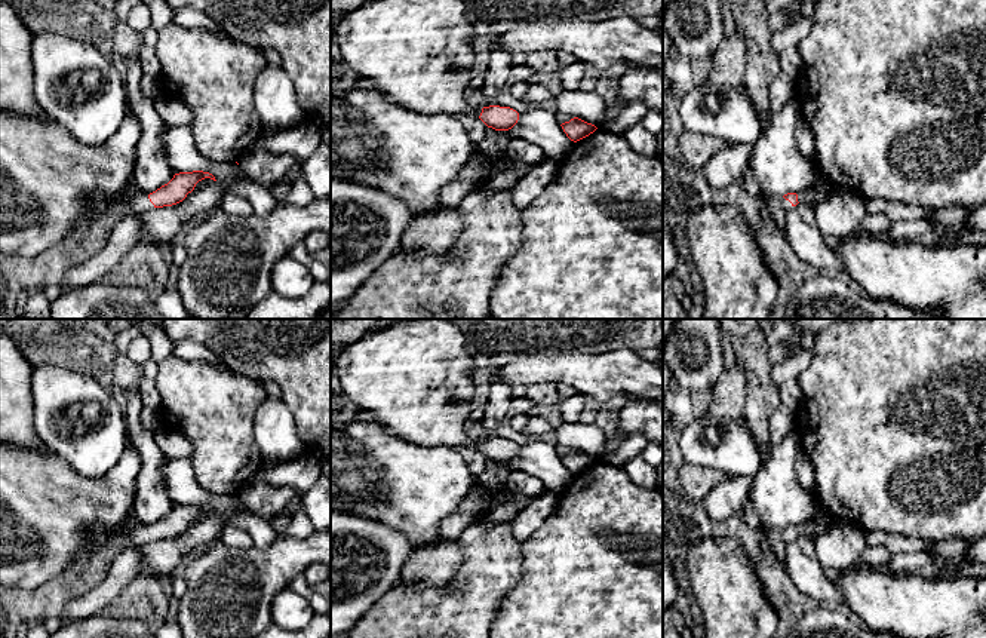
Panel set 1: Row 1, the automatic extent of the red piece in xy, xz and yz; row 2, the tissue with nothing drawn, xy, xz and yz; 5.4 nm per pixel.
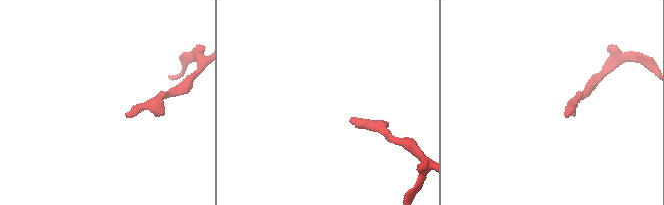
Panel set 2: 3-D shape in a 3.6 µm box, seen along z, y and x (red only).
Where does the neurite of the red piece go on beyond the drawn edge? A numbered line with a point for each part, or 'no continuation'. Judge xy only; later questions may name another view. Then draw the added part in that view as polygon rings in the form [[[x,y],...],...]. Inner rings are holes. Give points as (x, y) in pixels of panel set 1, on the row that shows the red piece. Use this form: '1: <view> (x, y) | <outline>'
1: xy (137, 202) | [[[122,191],[113,202],[116,205],[126,205],[133,214],[139,215],[145,211],[154,209],[154,205],[148,199],[148,193],[128,193]],[[111,206],[111,208],[113,208]]]

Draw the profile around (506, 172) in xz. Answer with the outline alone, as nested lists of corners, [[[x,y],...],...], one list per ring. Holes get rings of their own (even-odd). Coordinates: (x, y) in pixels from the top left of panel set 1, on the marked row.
[[[501,157],[492,162],[492,172],[486,181],[489,191],[512,188],[532,166]]]

